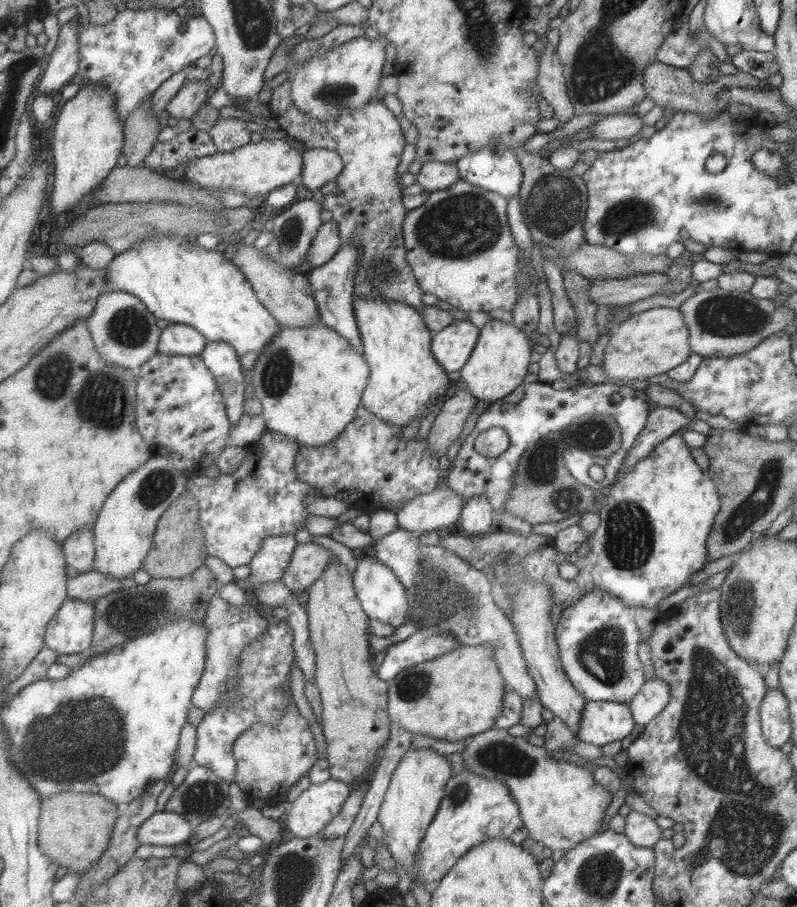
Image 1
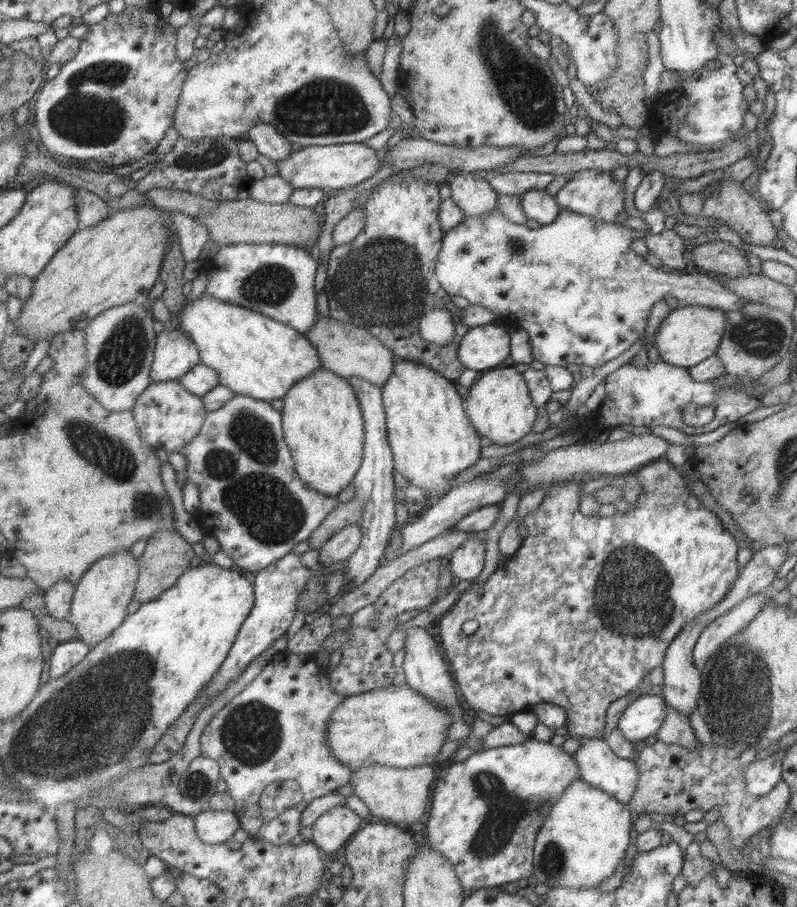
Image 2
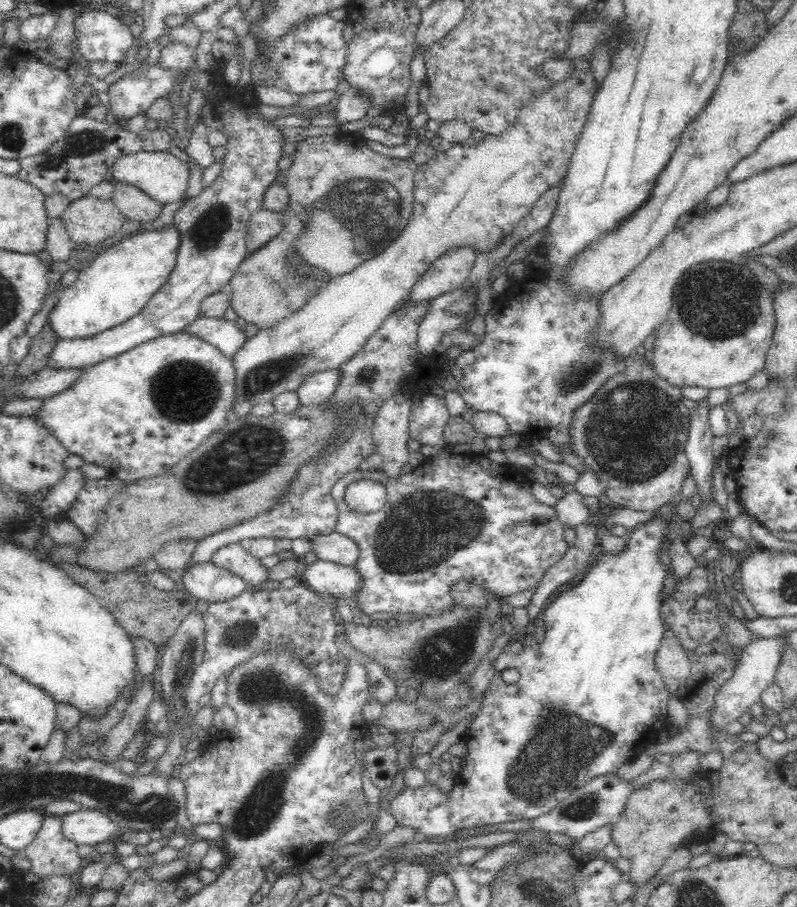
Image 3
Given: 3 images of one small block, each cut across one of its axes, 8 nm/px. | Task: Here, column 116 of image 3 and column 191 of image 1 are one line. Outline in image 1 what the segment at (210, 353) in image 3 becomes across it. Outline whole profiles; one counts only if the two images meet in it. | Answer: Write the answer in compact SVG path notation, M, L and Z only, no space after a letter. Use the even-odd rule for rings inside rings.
M156 351L150 360L131 370L136 378L135 426L150 451L167 457L187 479L195 479L216 463L228 444L230 424L216 380L199 356L169 356Z

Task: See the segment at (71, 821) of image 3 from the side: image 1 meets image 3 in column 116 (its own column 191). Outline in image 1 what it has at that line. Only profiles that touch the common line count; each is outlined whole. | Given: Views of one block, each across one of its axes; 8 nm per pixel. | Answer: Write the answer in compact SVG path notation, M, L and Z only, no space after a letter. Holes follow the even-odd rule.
M154 811L137 828L137 842L154 846L185 846L190 843L193 826L173 812Z

